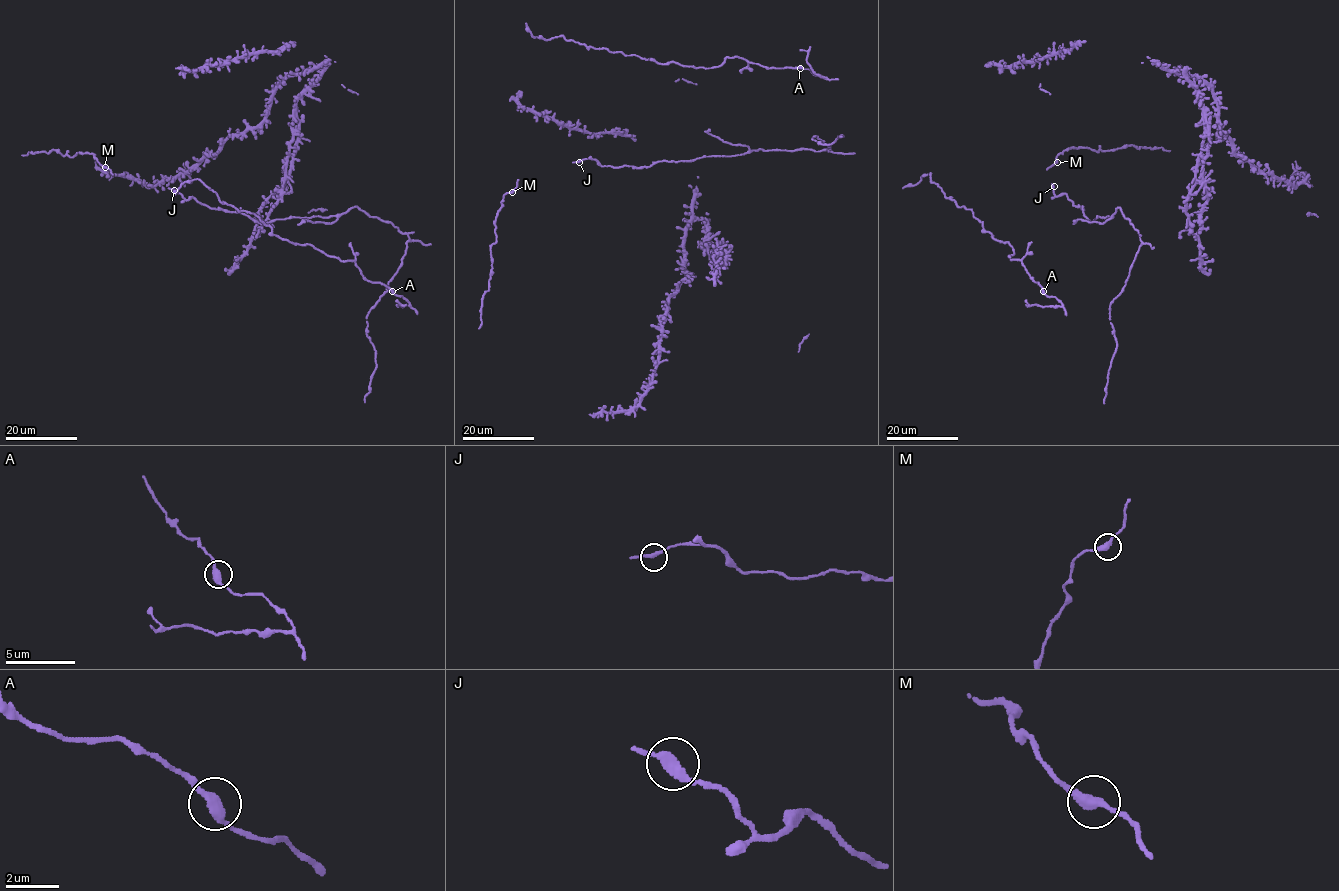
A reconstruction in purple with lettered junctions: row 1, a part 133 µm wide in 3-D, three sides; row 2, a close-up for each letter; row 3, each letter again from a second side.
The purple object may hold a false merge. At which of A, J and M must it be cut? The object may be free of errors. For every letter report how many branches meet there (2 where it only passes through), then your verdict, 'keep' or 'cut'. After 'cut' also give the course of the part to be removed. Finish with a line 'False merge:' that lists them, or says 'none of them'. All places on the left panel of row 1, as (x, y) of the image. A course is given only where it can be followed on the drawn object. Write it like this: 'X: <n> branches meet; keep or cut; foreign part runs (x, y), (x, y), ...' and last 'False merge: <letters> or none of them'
A: 2 branches meet; keep
J: 2 branches meet; keep
M: 2 branches meet; keep
False merge: none of them

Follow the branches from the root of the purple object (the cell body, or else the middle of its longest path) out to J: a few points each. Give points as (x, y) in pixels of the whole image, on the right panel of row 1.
J: (1109, 217), (1097, 216), (1089, 222), (1082, 212), (1084, 210), (1073, 206), (1064, 194), (1056, 196), (1054, 186)

